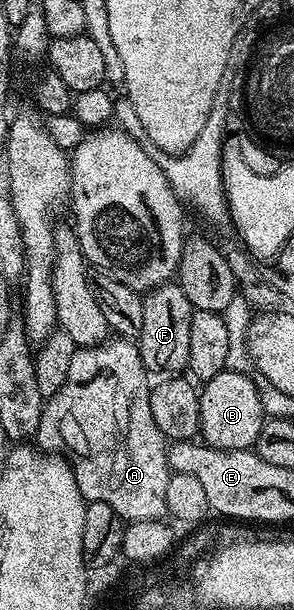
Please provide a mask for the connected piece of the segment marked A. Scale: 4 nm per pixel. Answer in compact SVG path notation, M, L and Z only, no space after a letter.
M121 337L107 338L104 343L97 343L94 347L79 347L75 350L72 361L68 365L68 377L64 377L64 385L60 385L57 393L49 396L45 400L42 409L42 424L38 426L38 433L36 436L37 442L42 442L41 446L46 449L54 449L58 442L61 441L71 455L68 455L68 462L72 473L76 477L76 485L80 489L82 498L87 503L103 503L104 505L112 505L112 509L116 509L116 513L123 521L135 523L136 521L152 521L153 519L162 519L166 515L166 502L164 501L164 493L168 487L168 481L172 474L170 466L168 465L168 457L166 452L168 450L168 440L166 436L160 433L160 429L156 425L156 421L152 421L152 405L150 404L150 388L152 386L151 380L148 378L146 366L142 364L142 358L138 352L137 342Z

